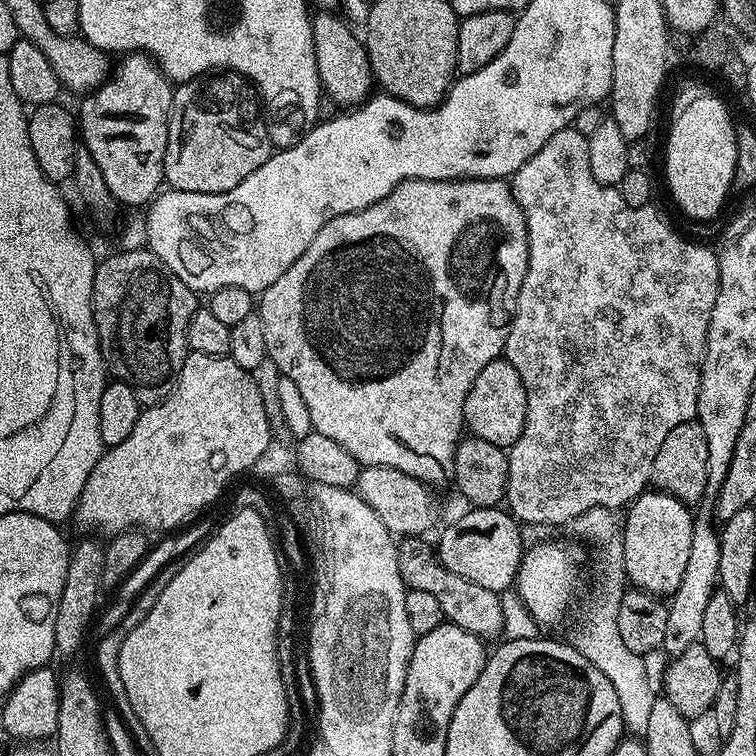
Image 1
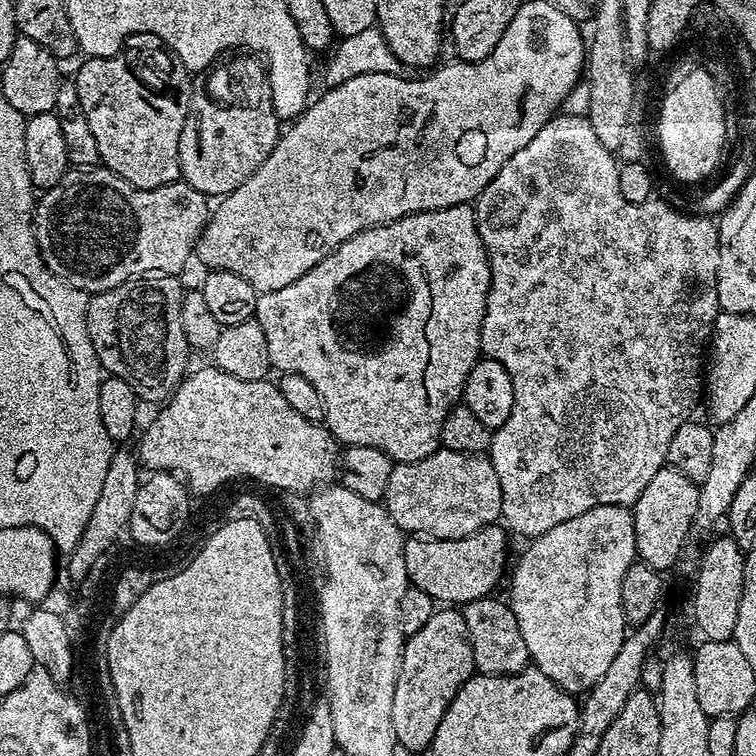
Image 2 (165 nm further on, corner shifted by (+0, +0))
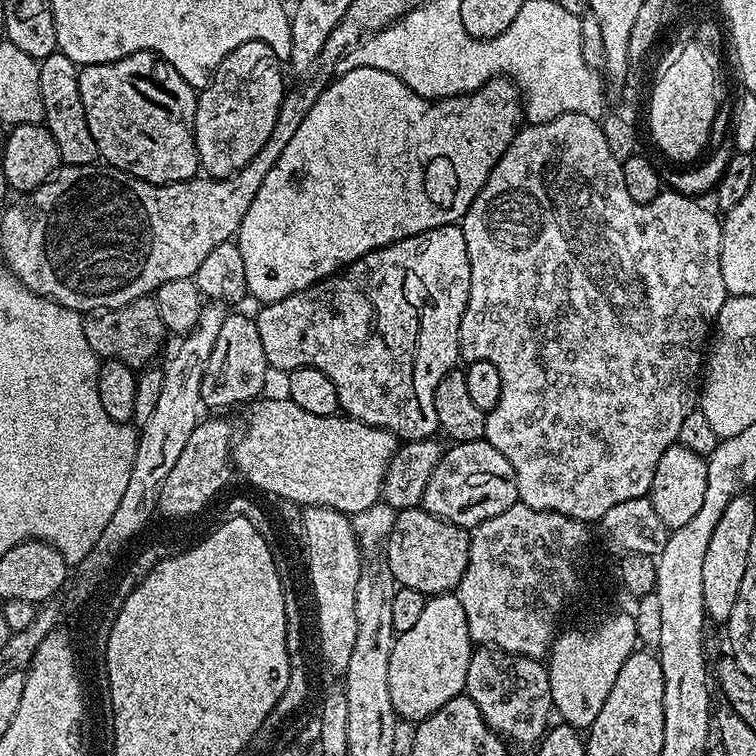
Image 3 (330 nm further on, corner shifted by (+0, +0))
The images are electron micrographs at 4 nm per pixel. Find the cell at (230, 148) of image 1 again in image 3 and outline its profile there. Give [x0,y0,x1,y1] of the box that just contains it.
[194,40,286,178]

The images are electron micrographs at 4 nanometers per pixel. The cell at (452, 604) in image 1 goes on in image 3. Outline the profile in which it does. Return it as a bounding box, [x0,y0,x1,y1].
[464,647,553,745]

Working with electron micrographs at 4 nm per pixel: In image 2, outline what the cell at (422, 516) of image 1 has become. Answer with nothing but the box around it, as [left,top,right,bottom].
[382,446,502,540]

